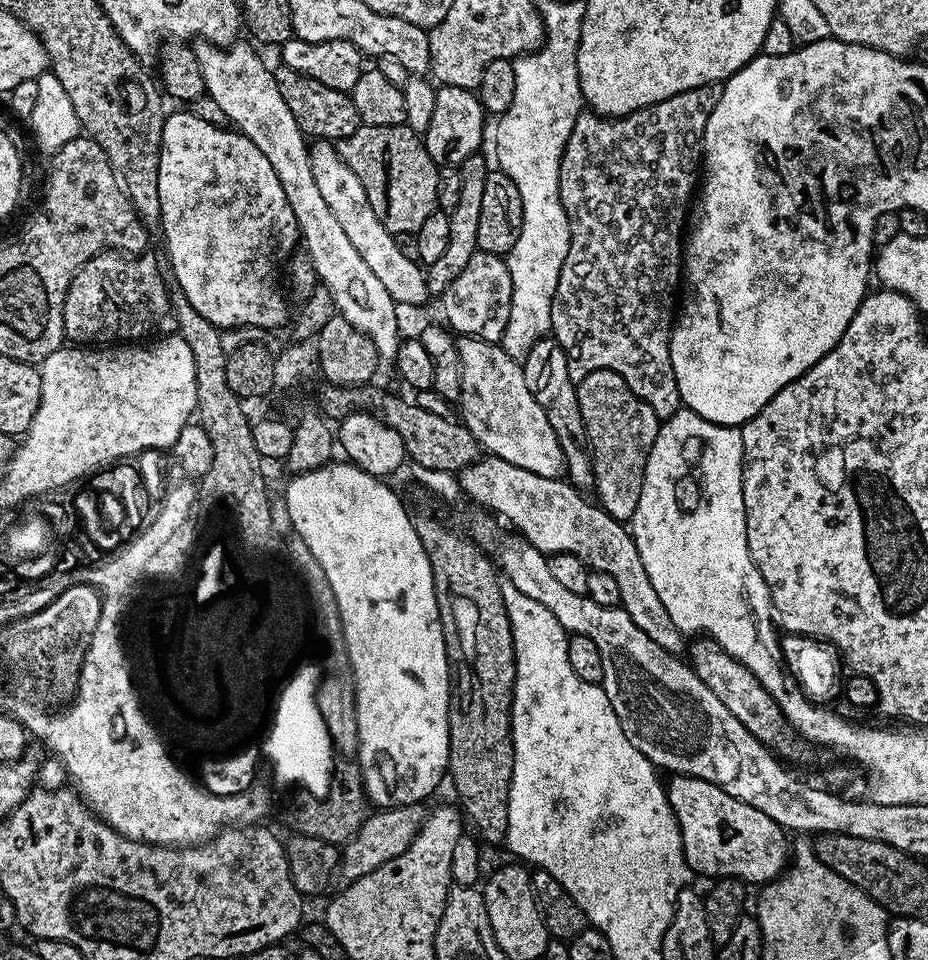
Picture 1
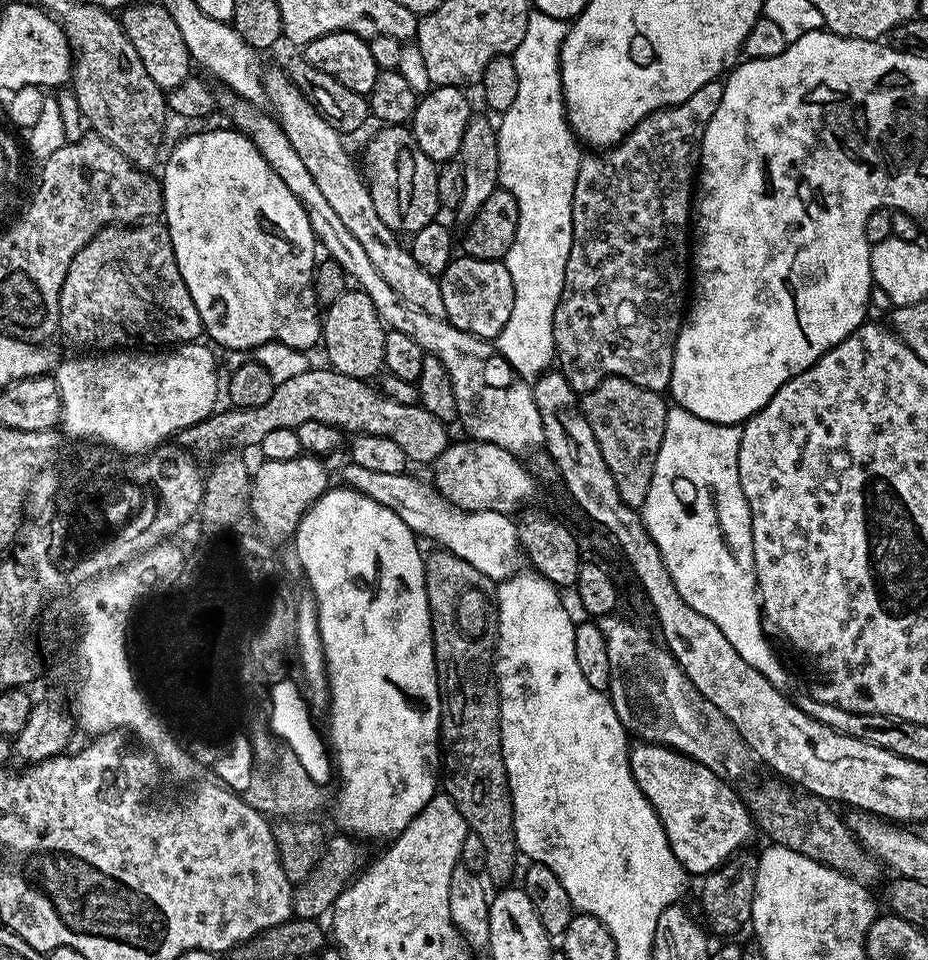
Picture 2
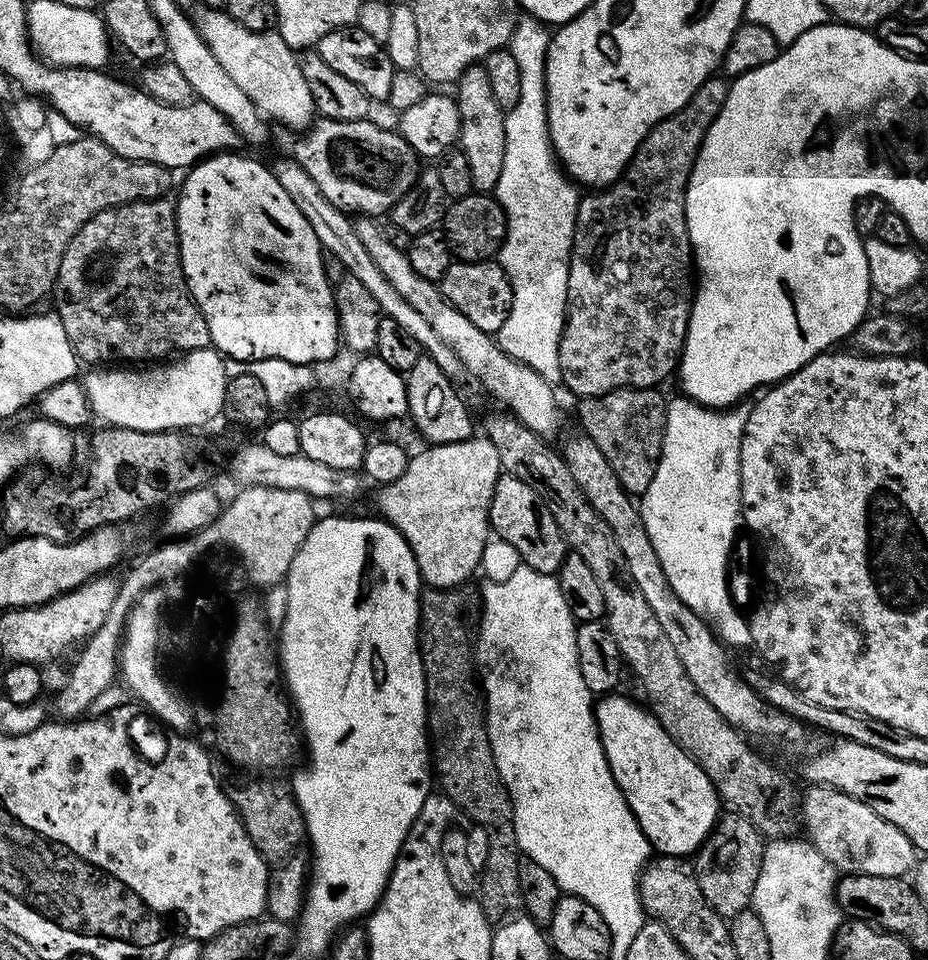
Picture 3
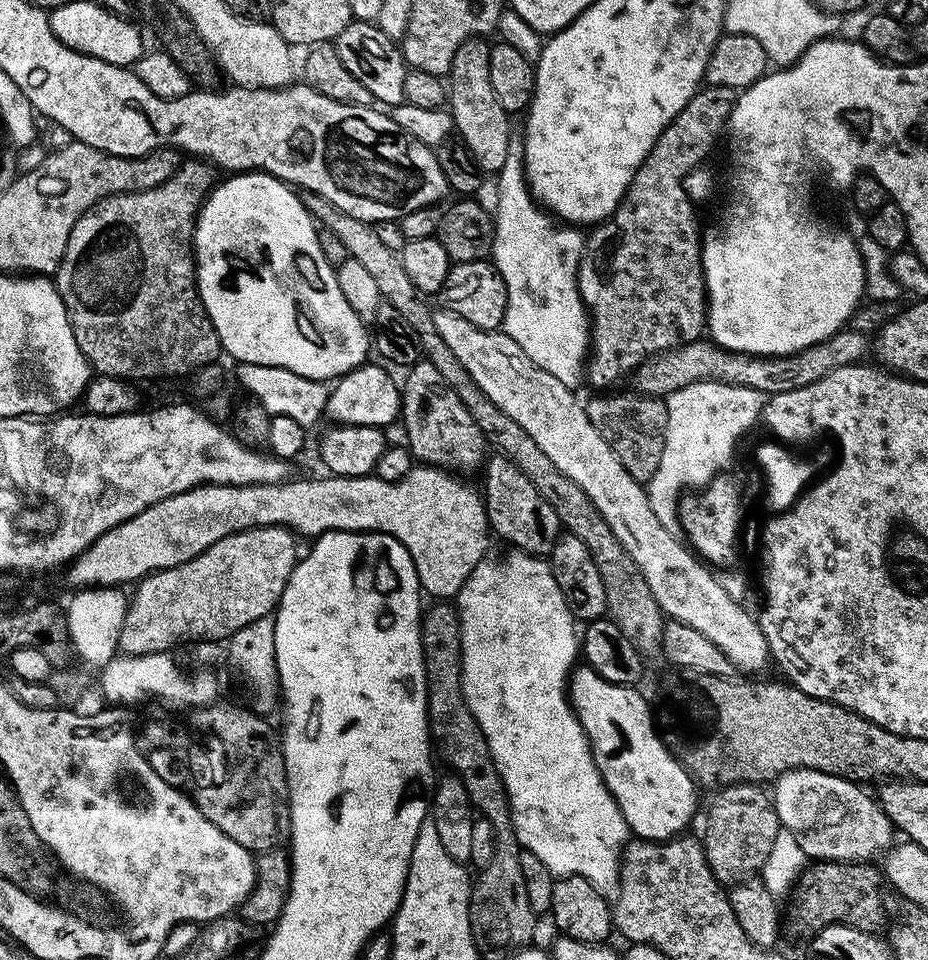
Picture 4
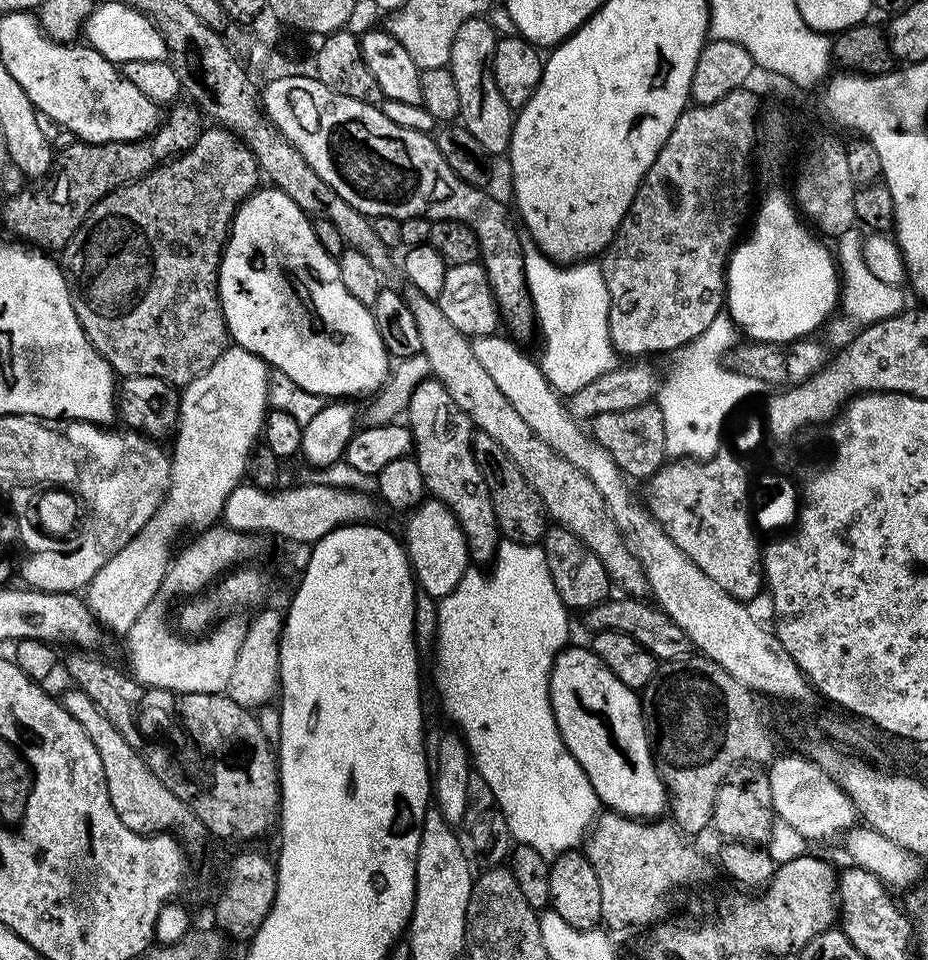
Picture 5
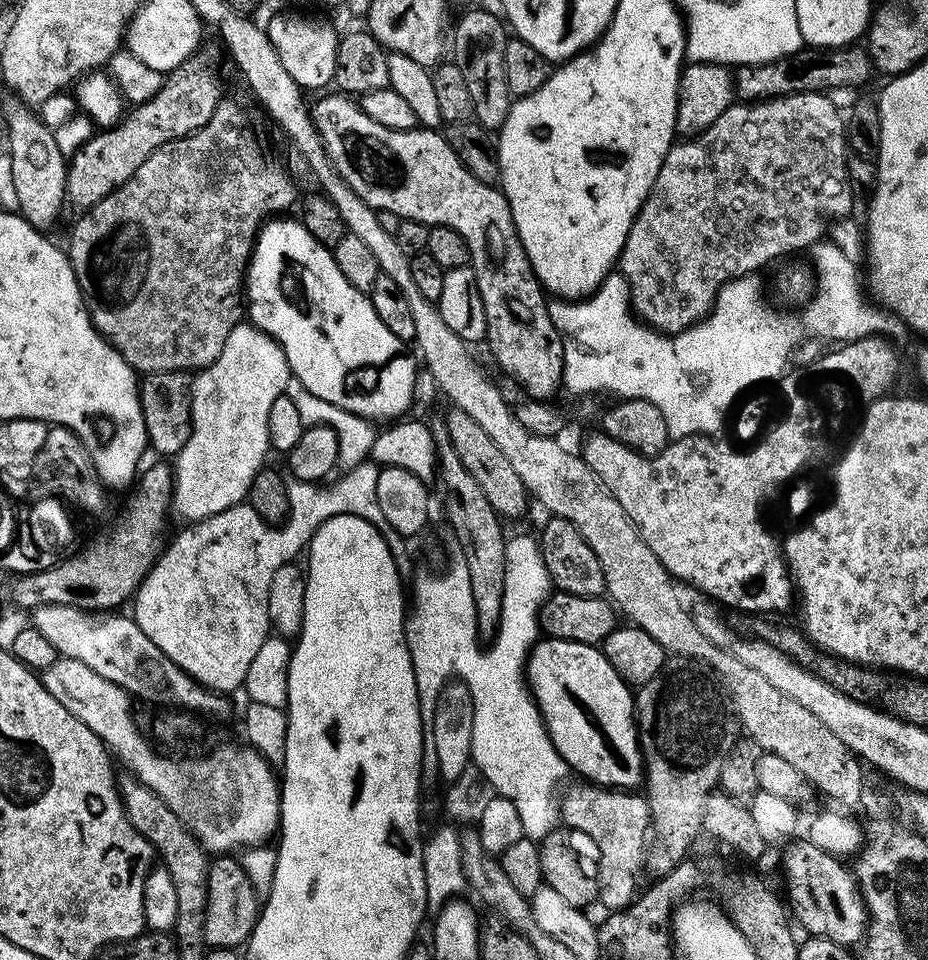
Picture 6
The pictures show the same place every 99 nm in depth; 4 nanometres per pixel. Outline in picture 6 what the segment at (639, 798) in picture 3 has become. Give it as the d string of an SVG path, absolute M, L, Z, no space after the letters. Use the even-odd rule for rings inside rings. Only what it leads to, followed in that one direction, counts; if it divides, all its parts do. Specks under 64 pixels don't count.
M537 639L528 654L526 683L540 710L549 738L569 769L580 775L577 777L601 788L636 790L641 787L645 779L644 758L640 751L638 721L634 715L634 692L616 673L614 666L610 666L599 647L569 640Z

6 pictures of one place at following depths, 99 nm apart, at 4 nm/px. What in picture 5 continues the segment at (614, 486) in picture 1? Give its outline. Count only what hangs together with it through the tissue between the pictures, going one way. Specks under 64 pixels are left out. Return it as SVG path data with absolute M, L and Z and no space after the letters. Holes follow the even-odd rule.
M649 402L634 406L634 410L621 410L614 414L598 414L590 422L590 435L600 443L602 450L606 450L606 454L610 454L610 458L614 458L625 477L633 481L647 481L666 463L666 422L659 403Z

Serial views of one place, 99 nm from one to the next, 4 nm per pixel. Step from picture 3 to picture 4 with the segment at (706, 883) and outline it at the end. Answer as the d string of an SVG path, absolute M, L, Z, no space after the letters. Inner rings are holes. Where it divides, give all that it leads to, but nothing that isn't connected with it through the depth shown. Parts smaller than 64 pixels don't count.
M730 784L715 793L708 817L704 820L702 843L706 862L721 885L731 886L763 869L774 846L774 838L782 831L773 797L763 787L749 784Z

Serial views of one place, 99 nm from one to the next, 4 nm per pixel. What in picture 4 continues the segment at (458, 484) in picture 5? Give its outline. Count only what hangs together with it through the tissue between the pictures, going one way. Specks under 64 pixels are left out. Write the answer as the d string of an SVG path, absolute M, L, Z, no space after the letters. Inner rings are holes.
M427 358L411 365L405 372L408 373L404 380L402 376L400 410L404 432L408 435L408 451L421 465L443 468L453 474L479 469L486 460L486 441L474 418L470 418L470 410L466 410L462 398L454 394L450 382L438 374Z

